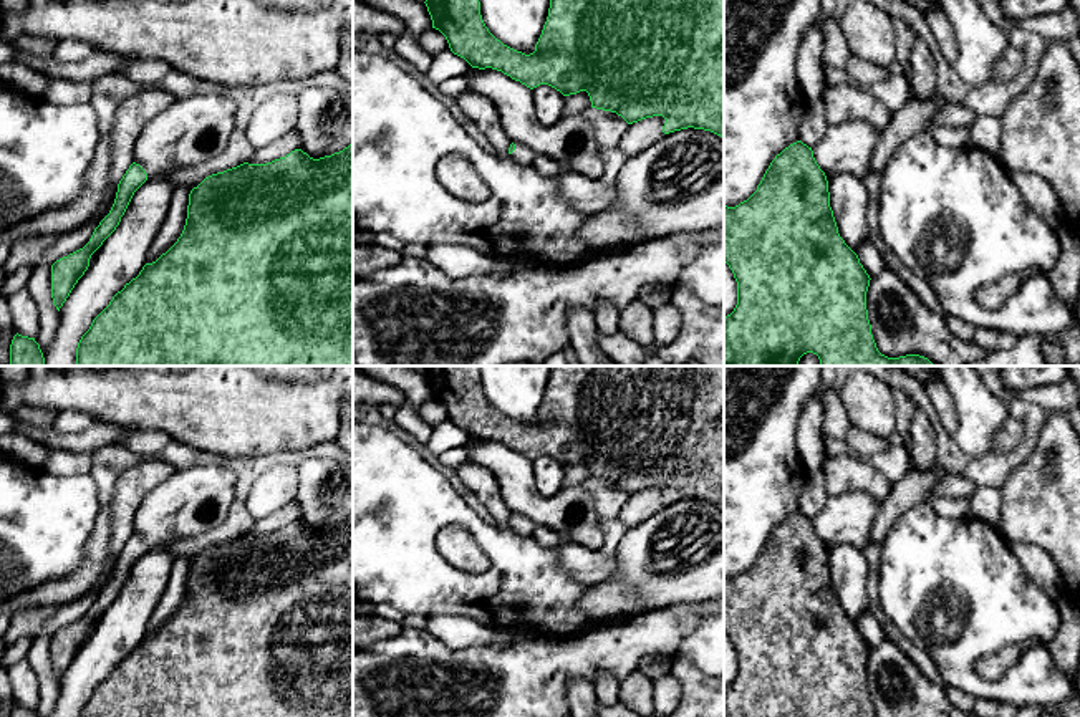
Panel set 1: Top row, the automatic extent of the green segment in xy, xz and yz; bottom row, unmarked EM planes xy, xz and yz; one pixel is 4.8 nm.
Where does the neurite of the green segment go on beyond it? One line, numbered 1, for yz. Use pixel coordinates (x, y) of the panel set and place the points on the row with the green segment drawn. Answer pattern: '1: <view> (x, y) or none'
1: none

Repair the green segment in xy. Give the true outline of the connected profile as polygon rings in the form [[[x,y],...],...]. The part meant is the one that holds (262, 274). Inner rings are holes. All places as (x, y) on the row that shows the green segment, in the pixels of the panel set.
[[[353,141],[348,147],[320,159],[295,149],[267,164],[243,162],[237,167],[205,177],[189,194],[187,219],[177,242],[156,262],[146,263],[139,275],[118,291],[109,305],[93,320],[76,348],[76,366],[353,366]]]

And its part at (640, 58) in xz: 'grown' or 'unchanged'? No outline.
unchanged

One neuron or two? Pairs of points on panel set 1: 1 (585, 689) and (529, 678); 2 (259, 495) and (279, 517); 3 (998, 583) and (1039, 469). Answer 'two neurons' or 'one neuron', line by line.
1: two neurons
2: two neurons
3: two neurons

